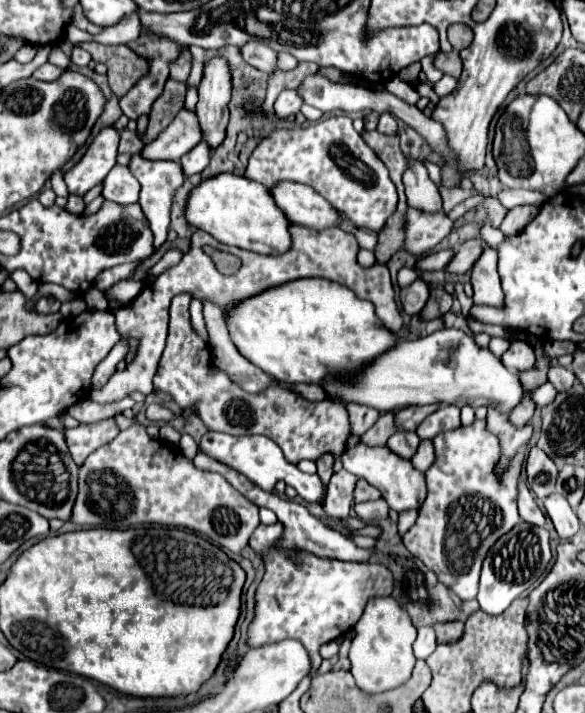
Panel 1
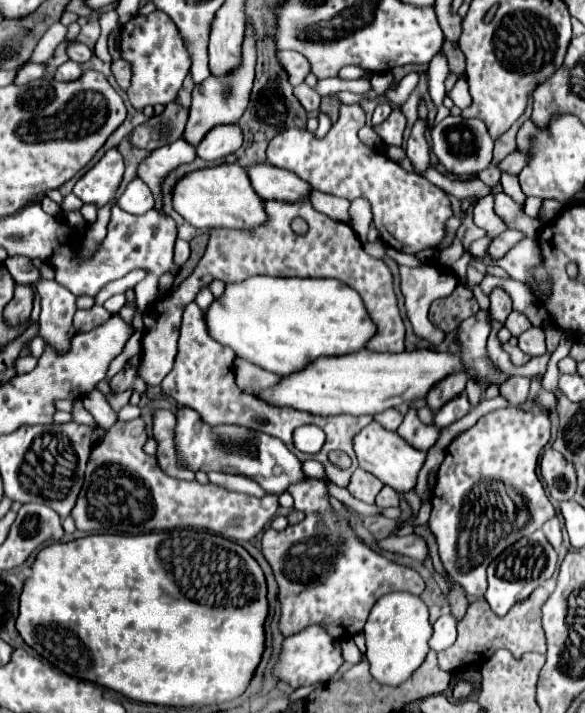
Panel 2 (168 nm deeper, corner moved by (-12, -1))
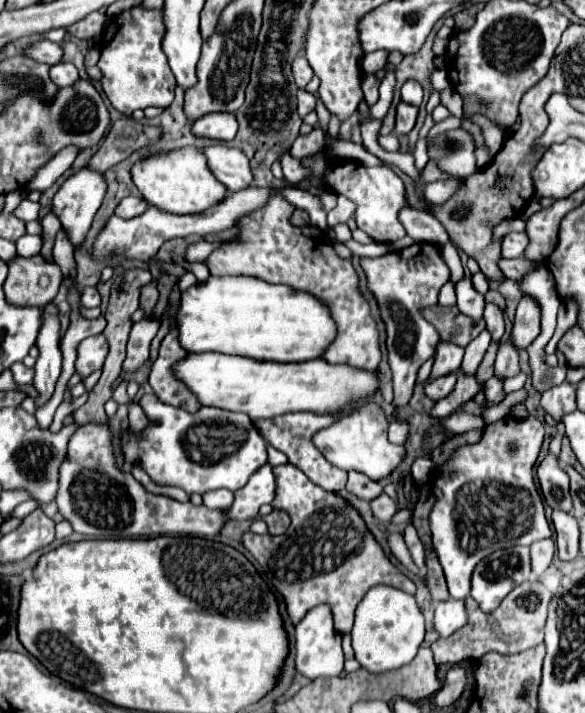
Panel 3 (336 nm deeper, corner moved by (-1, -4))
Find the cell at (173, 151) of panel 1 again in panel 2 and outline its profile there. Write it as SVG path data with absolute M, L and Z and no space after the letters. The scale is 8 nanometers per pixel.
M246 23L246 31L244 31L244 41L242 41L242 59L240 65L236 69L232 69L230 73L222 75L222 77L214 77L210 75L204 83L196 85L192 91L192 107L190 107L190 117L188 117L188 125L184 131L184 137L188 139L188 143L192 143L194 147L204 139L204 135L216 127L216 125L224 125L224 123L238 123L238 119L242 117L242 113L246 111L248 103L250 103L250 91L252 91L252 81L254 81L254 67L256 67L256 29L252 23Z

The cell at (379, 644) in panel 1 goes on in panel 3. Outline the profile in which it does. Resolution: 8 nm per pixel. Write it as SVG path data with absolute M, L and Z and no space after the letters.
M377 586L365 594L355 612L353 626L353 650L359 664L371 674L383 674L409 664L425 636L423 614L411 594L405 594L391 586Z

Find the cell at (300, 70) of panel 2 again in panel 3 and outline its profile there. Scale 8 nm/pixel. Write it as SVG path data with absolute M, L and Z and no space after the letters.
M297 56L293 60L291 70L293 70L293 78L297 82L297 88L305 88L307 82L313 78L313 70L311 70L311 66L309 66L309 62L307 62L305 56Z

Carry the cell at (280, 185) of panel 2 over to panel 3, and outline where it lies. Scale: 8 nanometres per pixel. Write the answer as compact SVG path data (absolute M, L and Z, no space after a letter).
M211 146L205 148L203 154L209 158L209 168L215 178L229 188L229 192L241 192L249 188L255 180L249 158L237 148Z

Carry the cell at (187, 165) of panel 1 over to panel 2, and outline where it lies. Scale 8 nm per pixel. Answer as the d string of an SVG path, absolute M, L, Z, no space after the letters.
M218 125L212 127L206 137L198 143L196 153L202 159L214 161L214 159L222 159L224 155L230 155L232 151L240 149L242 145L242 129L240 125Z

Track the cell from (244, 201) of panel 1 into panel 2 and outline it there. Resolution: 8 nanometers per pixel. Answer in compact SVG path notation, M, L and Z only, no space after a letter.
M236 163L198 169L178 179L172 191L172 207L194 227L256 227L266 219L264 203L256 191L252 191L246 169Z

